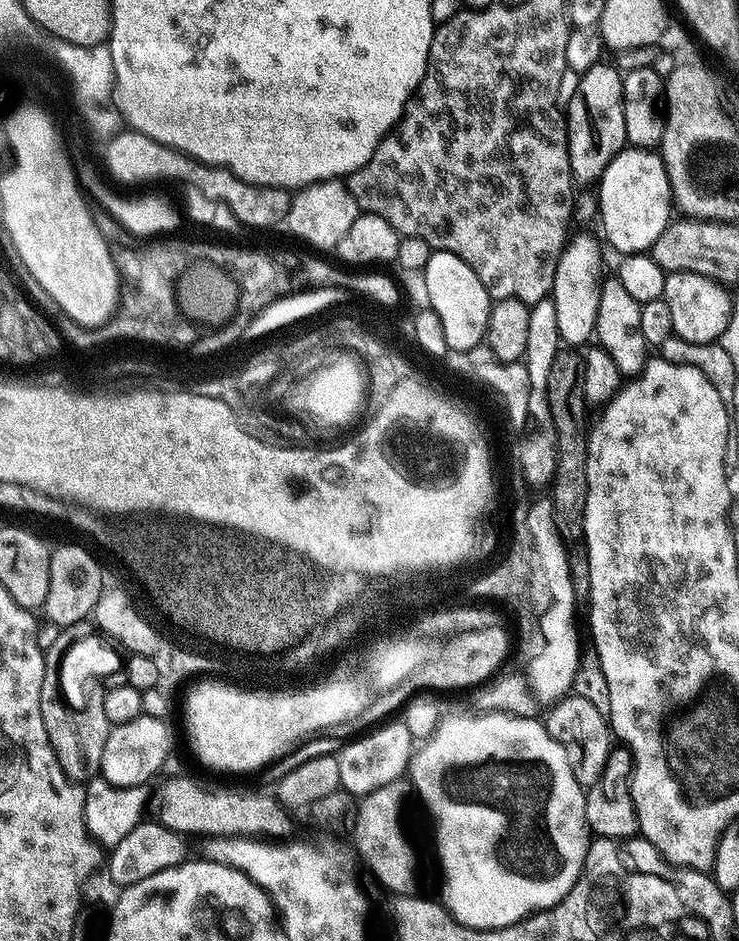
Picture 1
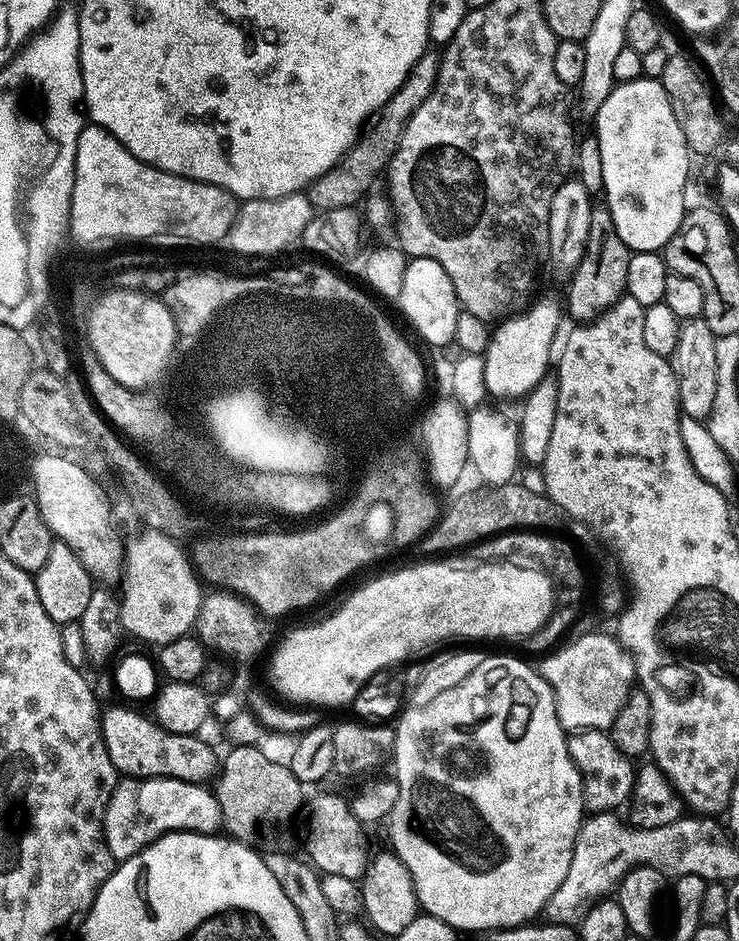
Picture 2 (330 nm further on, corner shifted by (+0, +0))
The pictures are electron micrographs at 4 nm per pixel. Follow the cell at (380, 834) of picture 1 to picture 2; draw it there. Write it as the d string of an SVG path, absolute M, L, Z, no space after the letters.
M324 792L321 796L311 797L308 812L308 855L307 859L321 873L341 875L343 878L359 881L368 869L368 836L365 825L352 812L351 803L347 799L335 796L332 792Z

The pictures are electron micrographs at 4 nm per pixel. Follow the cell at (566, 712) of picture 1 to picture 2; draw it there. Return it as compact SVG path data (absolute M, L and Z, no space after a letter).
M598 728L573 731L568 736L568 753L582 778L584 807L589 813L616 812L629 803L636 781L636 768L630 757L618 750L607 731Z

